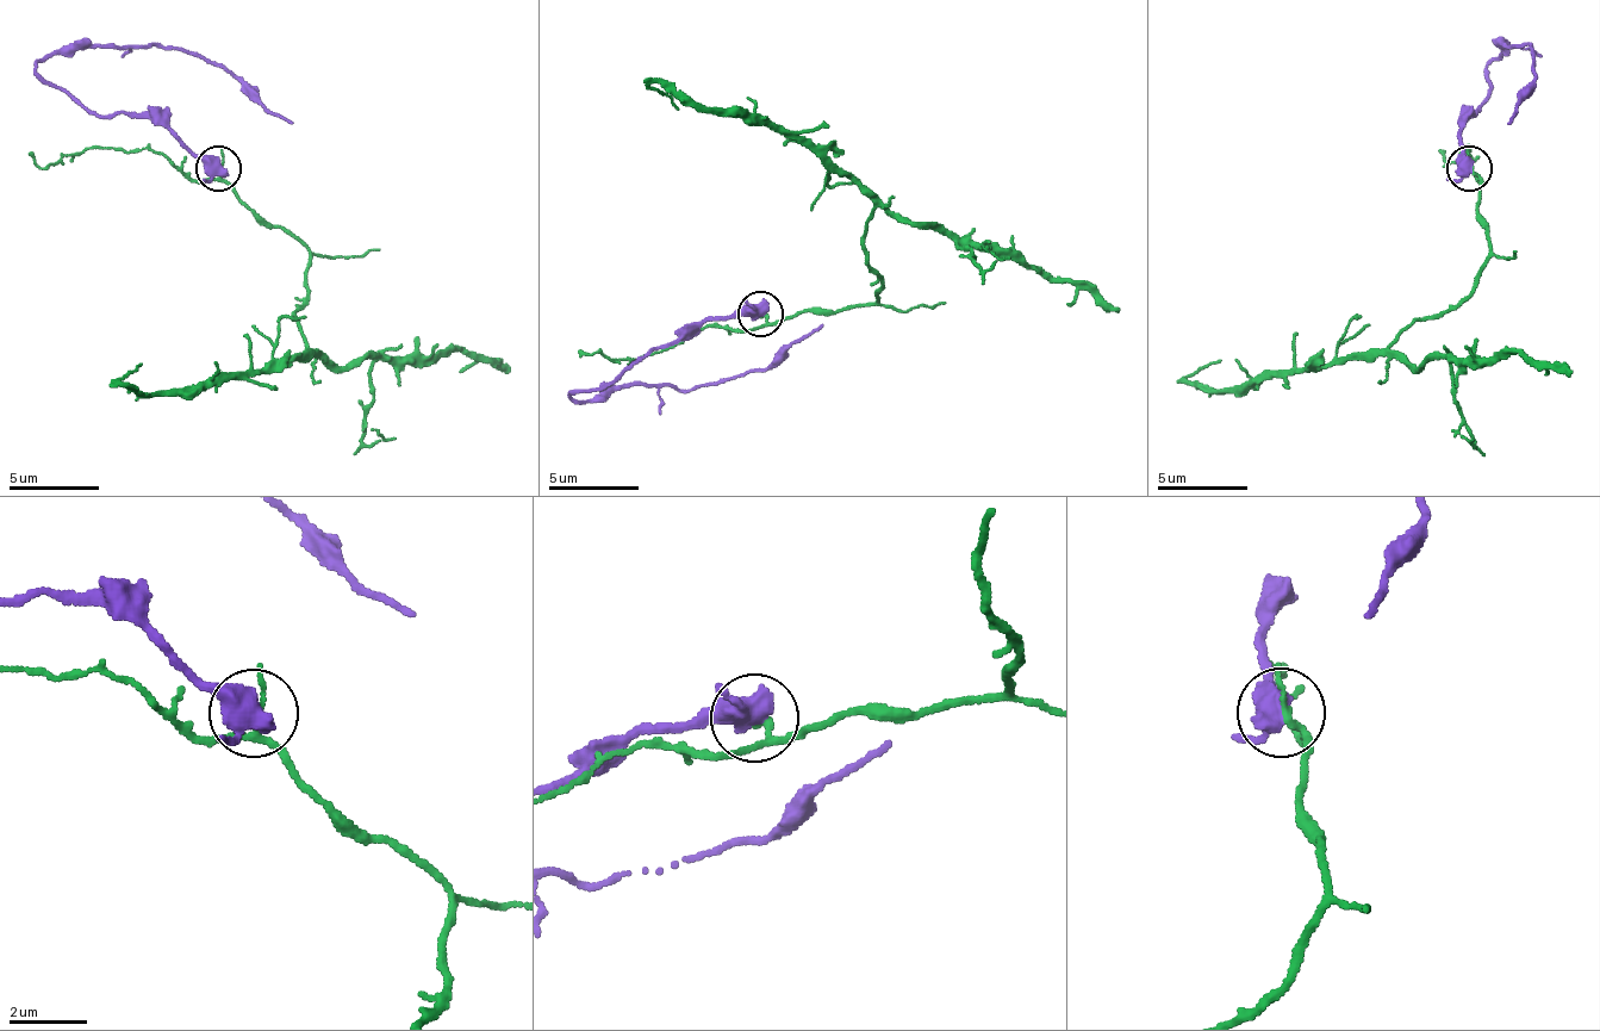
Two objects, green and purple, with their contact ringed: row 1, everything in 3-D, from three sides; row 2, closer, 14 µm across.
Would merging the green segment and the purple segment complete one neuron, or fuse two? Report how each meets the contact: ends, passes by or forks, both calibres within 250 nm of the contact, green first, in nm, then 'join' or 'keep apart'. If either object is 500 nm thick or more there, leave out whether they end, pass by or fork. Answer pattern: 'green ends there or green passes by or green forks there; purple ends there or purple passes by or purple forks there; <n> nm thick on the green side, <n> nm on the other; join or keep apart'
150 nm thick on the green side, 550 nm on the other; keep apart

